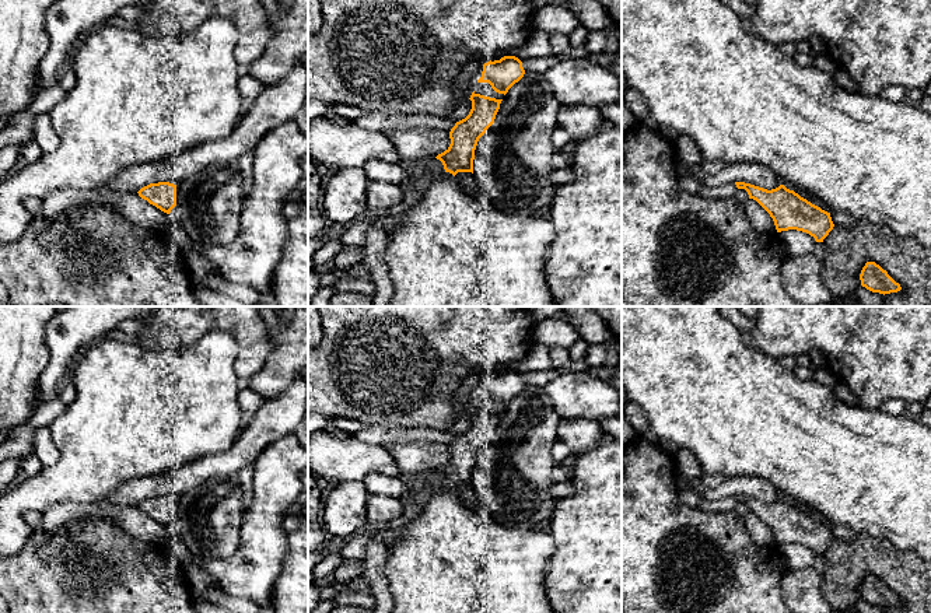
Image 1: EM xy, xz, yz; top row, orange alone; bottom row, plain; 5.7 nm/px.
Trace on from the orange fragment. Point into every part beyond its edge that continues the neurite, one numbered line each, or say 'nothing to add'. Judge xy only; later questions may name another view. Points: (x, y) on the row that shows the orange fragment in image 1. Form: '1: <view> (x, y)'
nothing to add

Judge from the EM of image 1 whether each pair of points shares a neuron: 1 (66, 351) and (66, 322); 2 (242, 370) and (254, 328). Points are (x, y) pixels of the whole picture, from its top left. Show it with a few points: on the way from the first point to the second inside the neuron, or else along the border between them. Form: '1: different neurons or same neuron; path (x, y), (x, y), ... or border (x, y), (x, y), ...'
1: same neuron; path (66, 344), (67, 329)
2: same neuron; path (249, 360), (252, 356), (252, 337)

